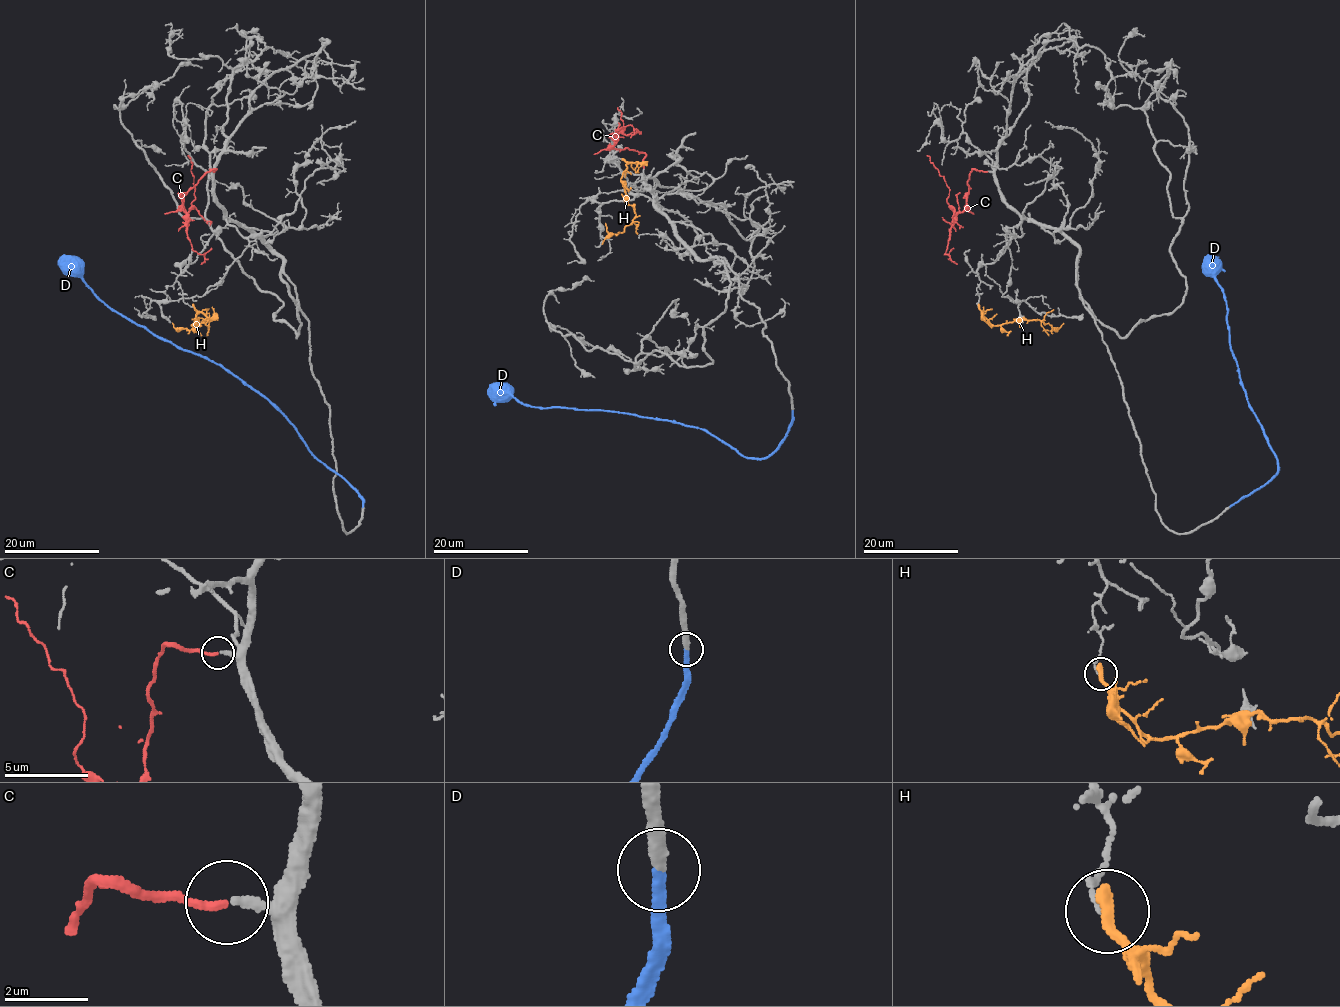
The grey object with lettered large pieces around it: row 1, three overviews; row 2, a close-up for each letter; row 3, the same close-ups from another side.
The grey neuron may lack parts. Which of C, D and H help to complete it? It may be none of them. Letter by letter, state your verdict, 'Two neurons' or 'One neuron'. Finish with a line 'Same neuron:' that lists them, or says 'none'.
C: One neuron
D: One neuron
H: Two neurons
Same neuron: C, D

